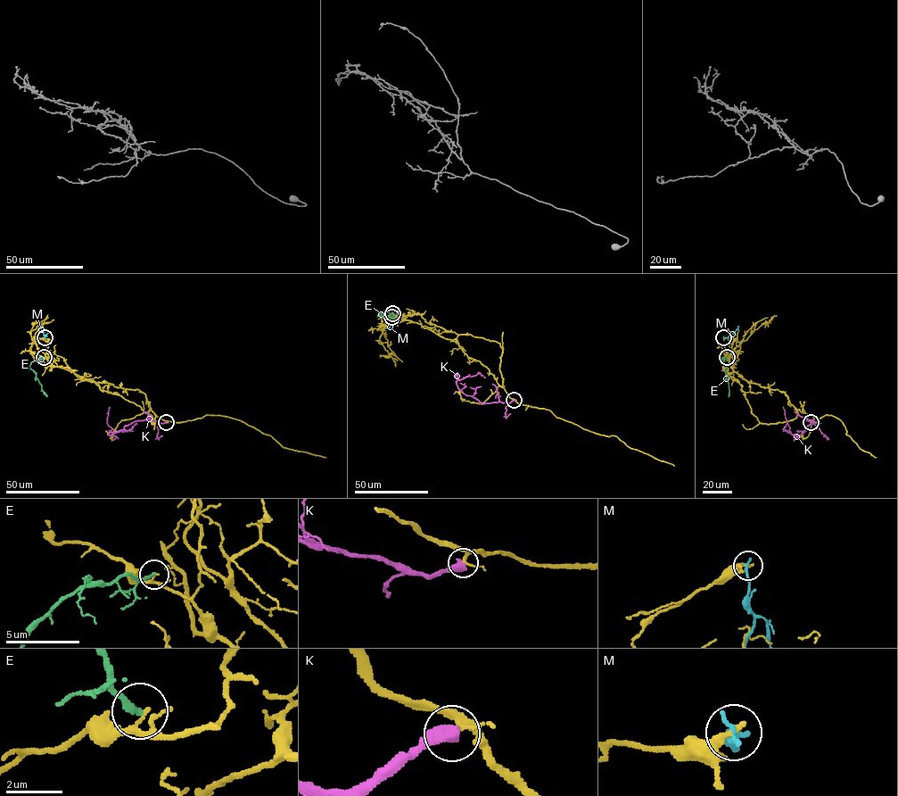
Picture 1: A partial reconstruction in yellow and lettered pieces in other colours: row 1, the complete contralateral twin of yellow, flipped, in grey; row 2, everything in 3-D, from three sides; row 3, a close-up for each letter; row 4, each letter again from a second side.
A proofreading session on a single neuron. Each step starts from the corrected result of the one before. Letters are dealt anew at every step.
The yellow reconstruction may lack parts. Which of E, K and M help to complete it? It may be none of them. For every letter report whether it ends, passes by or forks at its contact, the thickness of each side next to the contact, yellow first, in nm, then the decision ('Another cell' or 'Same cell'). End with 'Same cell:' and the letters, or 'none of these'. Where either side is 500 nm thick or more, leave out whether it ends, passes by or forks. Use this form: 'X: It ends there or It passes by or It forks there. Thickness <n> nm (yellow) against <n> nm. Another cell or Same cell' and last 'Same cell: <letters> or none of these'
E: It ends there. Thickness 100 nm (yellow) against 240 nm. Another cell
K: Thickness 140 nm (yellow) against 550 nm. Another cell
M: It ends there. Thickness 320 nm (yellow) against 200 nm. Another cell
Same cell: none of these

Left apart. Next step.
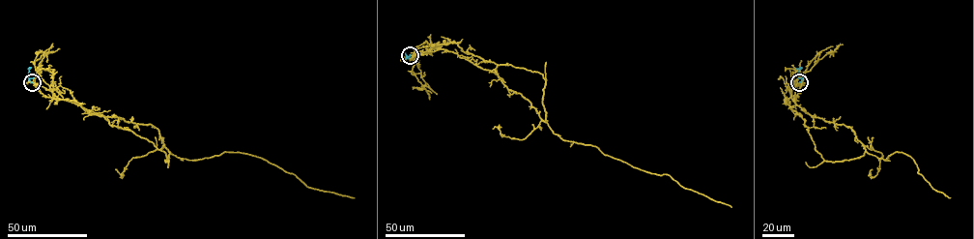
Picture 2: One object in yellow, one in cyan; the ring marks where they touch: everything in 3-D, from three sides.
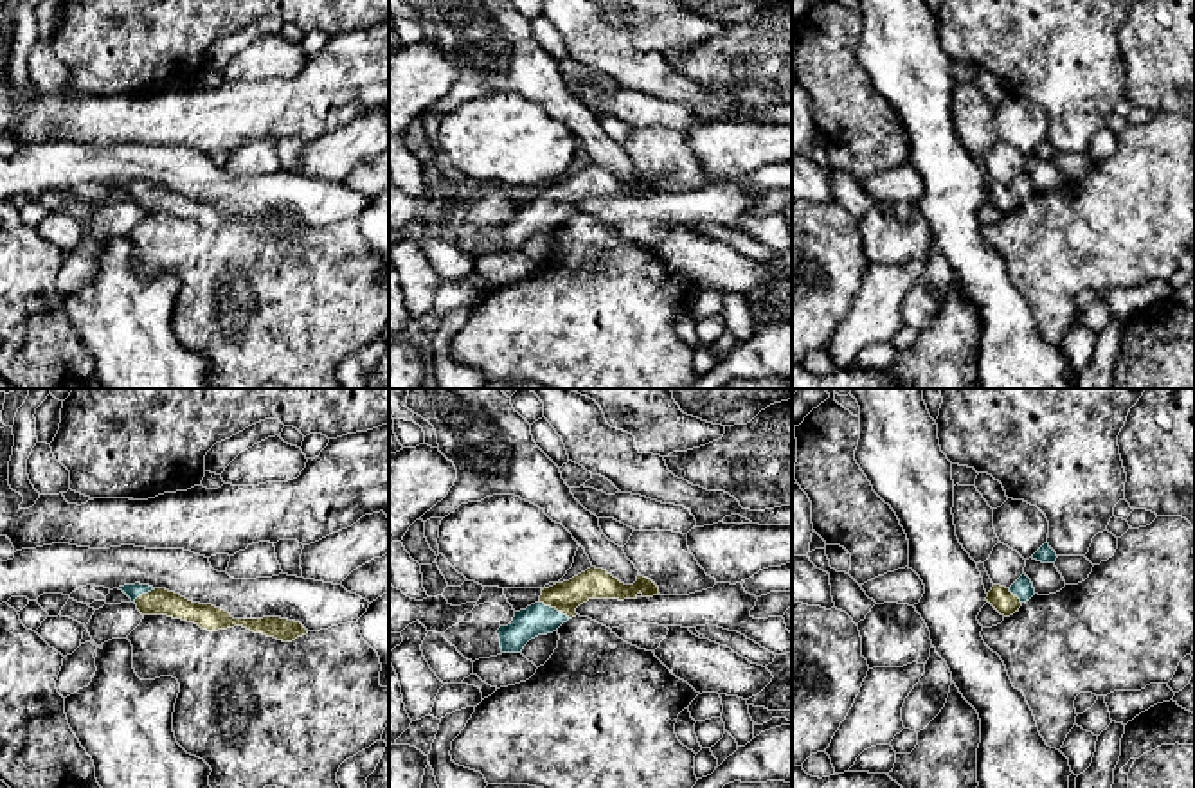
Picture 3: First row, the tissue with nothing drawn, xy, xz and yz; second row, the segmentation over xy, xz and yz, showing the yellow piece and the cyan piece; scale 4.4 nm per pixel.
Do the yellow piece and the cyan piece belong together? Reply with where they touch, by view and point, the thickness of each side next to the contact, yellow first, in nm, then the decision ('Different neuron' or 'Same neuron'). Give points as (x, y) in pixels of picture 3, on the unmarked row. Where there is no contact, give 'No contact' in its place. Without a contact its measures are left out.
Touches yellow at xz (555, 204). Thickness 140 nm (yellow) against 140 nm. Same neuron

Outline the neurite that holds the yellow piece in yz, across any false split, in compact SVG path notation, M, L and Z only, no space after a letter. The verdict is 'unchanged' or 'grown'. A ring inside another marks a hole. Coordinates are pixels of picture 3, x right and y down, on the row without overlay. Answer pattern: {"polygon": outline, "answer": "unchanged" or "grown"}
{"polygon": "M1022 171L1010 185L993 182L986 198L1004 214L1013 212L1035 193L1031 176Z", "answer": "grown"}

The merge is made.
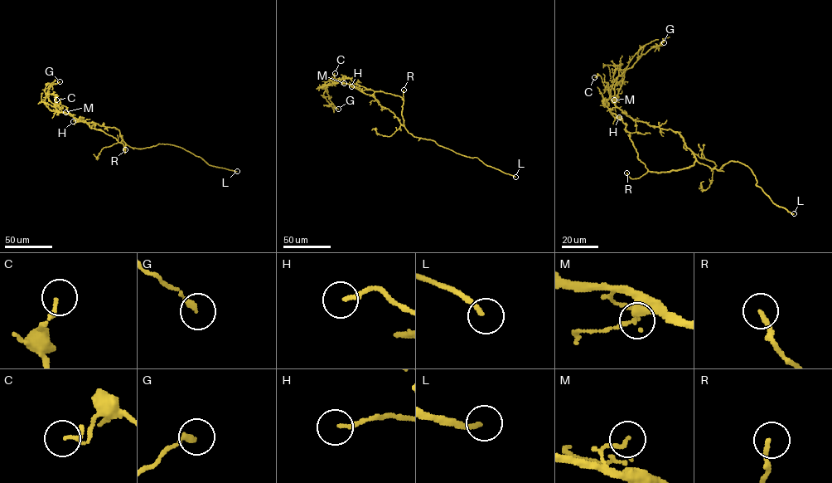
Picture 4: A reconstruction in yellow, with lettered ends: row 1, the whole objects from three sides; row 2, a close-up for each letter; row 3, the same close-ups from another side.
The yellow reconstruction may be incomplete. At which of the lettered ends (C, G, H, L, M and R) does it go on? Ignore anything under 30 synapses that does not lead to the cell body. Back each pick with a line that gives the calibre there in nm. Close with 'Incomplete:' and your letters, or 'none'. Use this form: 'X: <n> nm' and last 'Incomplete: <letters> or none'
L: 180 nm
R: 170 nm
Incomplete: L, R

